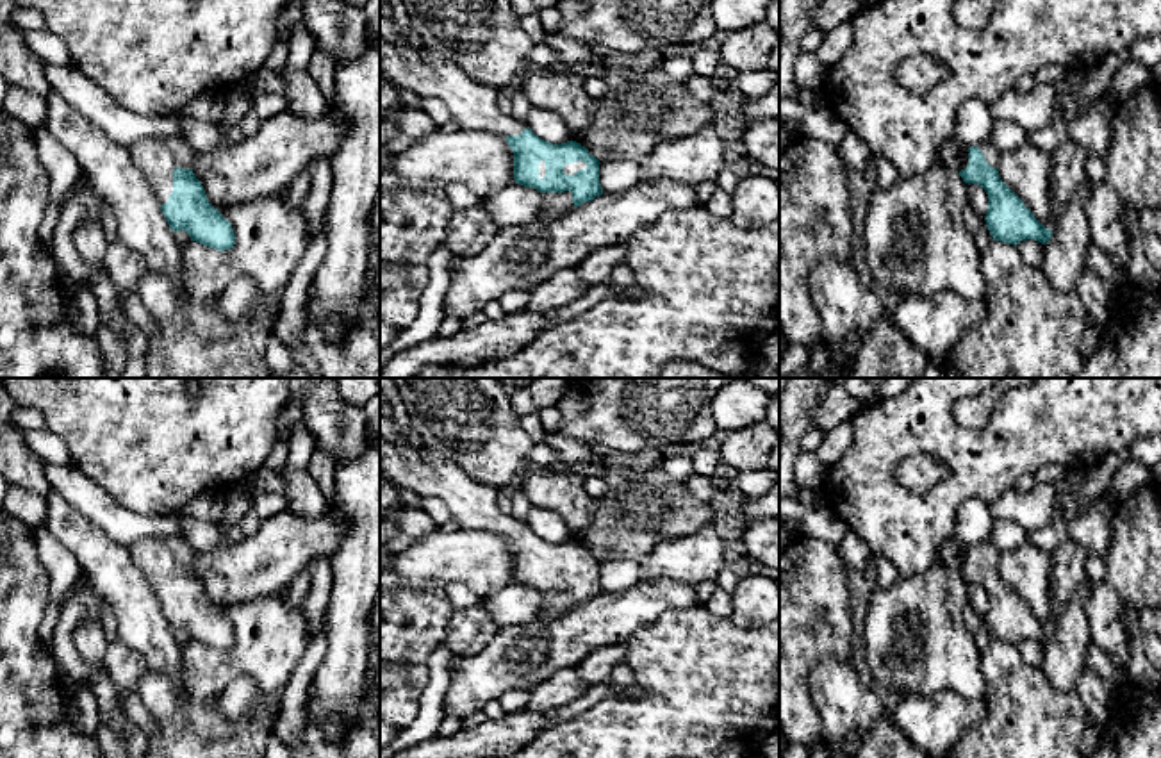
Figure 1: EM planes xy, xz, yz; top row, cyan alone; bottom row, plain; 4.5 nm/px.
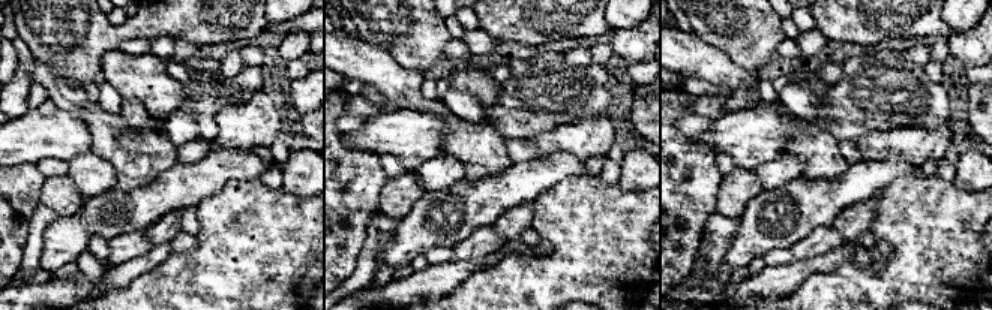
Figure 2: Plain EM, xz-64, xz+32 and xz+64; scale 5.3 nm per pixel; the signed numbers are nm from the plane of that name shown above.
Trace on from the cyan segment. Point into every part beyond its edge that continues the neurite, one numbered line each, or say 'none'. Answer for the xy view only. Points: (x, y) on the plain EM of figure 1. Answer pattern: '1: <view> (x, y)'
1: xy (156, 559)

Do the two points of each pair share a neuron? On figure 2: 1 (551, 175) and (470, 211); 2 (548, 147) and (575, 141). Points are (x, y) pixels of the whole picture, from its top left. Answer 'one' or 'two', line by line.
1: one
2: one

